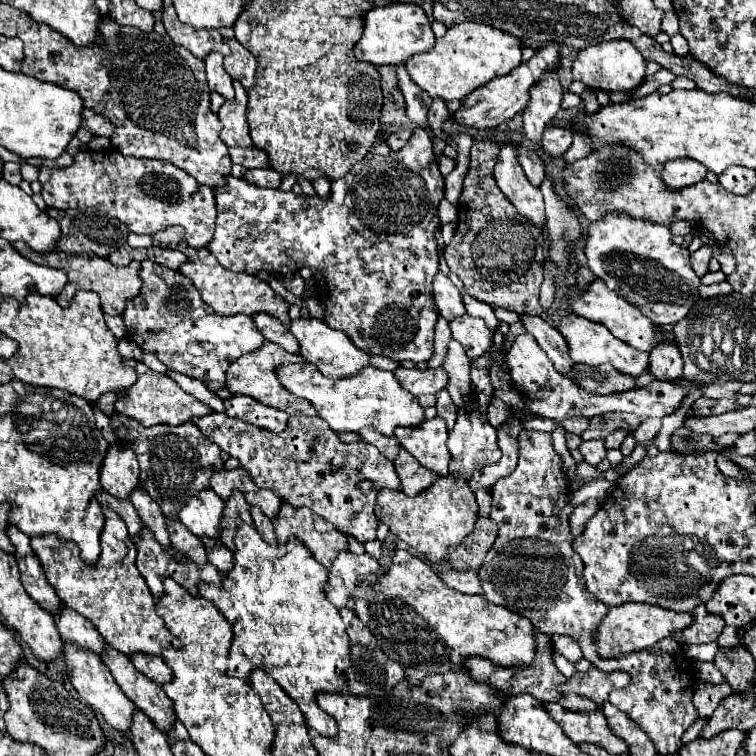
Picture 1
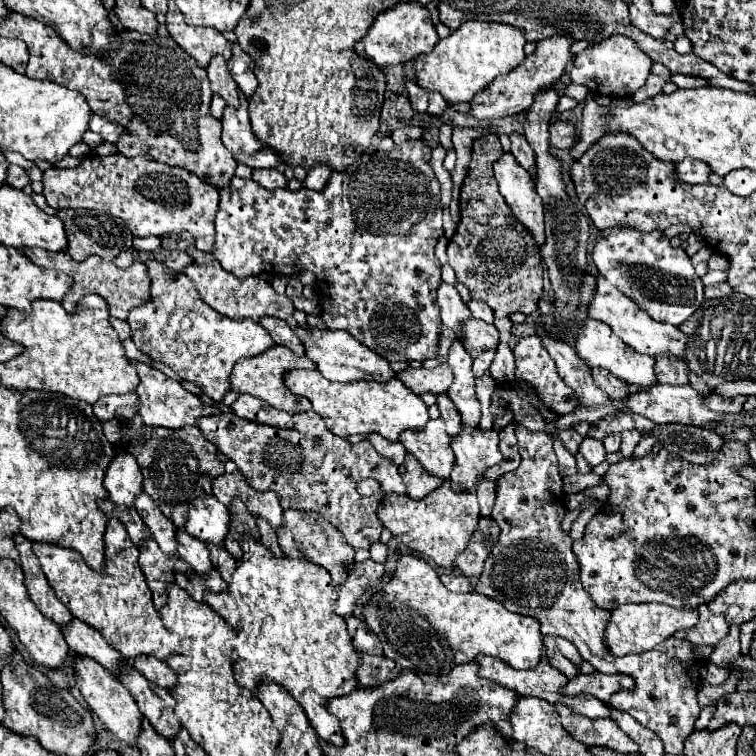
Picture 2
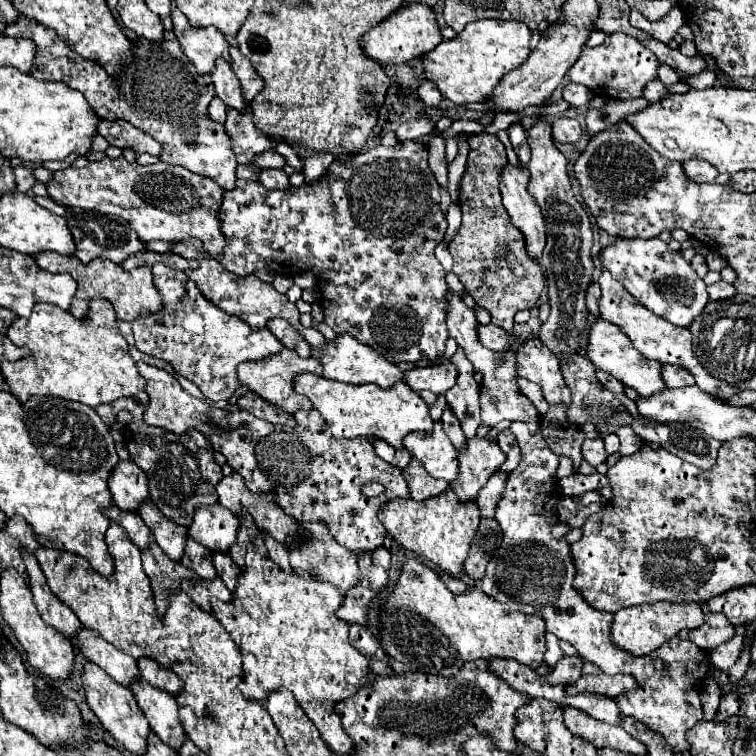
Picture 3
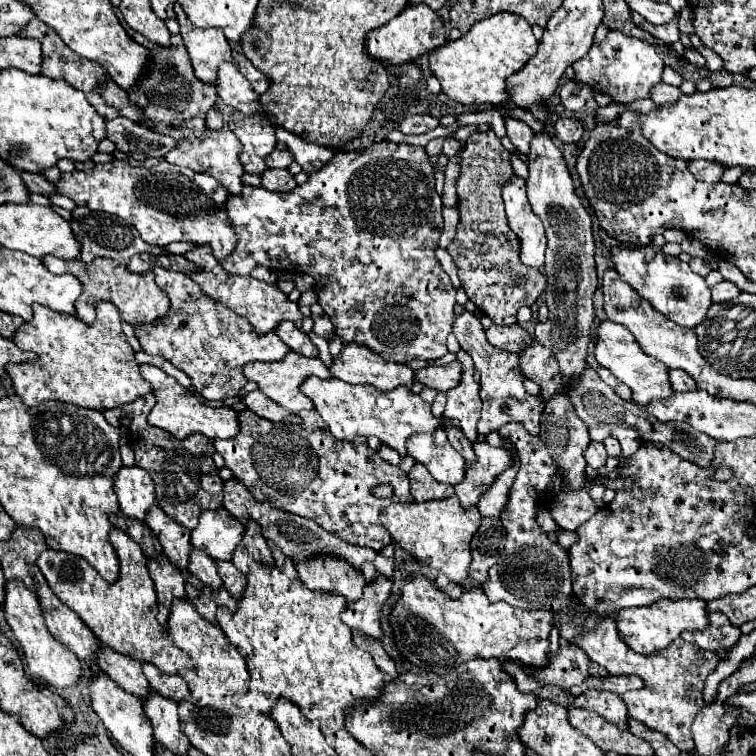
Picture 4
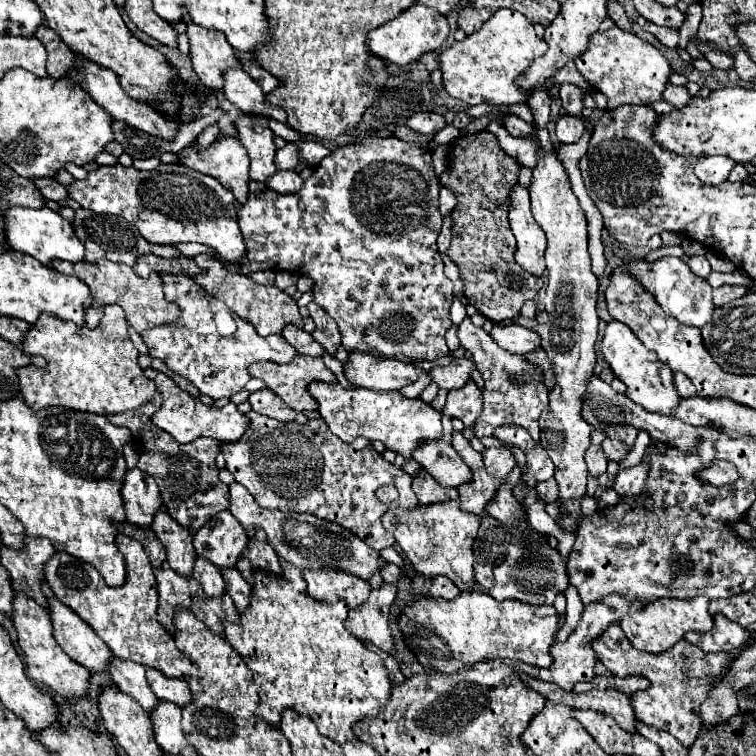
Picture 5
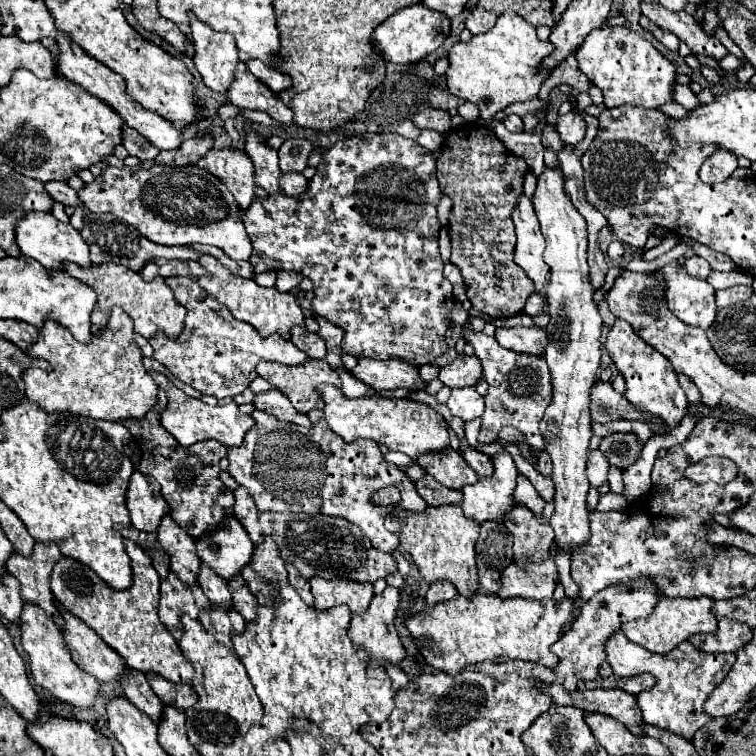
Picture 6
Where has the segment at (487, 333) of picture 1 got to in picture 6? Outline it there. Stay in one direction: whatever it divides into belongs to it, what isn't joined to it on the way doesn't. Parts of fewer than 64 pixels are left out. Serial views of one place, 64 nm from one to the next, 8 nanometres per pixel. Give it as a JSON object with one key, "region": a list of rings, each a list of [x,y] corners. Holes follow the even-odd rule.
{"region":[[[516,326],[516,328],[498,328],[496,340],[500,346],[514,350],[514,352],[526,352],[526,354],[544,354],[548,334],[544,328],[532,326]]]}

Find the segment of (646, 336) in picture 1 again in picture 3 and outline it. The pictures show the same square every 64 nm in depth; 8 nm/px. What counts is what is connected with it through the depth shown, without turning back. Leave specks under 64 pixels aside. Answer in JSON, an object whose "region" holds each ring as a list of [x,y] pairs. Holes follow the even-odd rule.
{"region":[[[602,272],[600,276],[600,288],[602,288],[602,298],[600,298],[600,316],[612,324],[616,324],[622,332],[628,334],[628,338],[632,340],[634,348],[638,352],[642,352],[646,358],[658,360],[662,364],[672,364],[672,366],[684,366],[686,370],[690,370],[690,374],[696,378],[696,386],[712,396],[718,398],[732,398],[736,394],[740,394],[742,390],[738,390],[738,384],[730,384],[726,380],[714,378],[706,372],[706,368],[702,366],[702,362],[694,356],[692,350],[692,334],[688,328],[680,328],[674,326],[670,322],[666,322],[664,318],[658,318],[656,314],[652,314],[650,310],[646,310],[640,302],[634,300],[634,296],[620,286],[620,282],[616,278],[610,276],[610,272]]]}

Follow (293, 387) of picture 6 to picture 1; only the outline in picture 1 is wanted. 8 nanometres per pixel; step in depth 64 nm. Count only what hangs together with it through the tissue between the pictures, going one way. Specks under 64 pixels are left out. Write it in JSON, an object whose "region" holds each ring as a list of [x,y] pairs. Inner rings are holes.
{"region":[[[264,342],[264,346],[258,348],[256,352],[244,354],[242,358],[238,358],[236,362],[230,364],[230,368],[226,370],[226,386],[228,386],[228,390],[232,394],[252,396],[258,402],[264,402],[266,406],[272,406],[272,408],[288,412],[290,416],[314,416],[316,410],[314,410],[314,406],[310,402],[306,402],[302,398],[296,398],[294,394],[286,392],[284,386],[278,382],[276,368],[286,364],[286,362],[306,362],[306,360],[302,356],[294,356],[294,354],[282,350],[282,346],[278,346],[274,342]]]}

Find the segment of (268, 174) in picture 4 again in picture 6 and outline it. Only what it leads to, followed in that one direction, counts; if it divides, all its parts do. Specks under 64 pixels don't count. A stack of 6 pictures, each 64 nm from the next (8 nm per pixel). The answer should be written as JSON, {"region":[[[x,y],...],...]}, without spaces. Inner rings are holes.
{"region":[[[288,172],[288,174],[282,174],[282,178],[280,178],[280,186],[282,186],[282,192],[286,196],[304,194],[308,184],[310,184],[310,180],[304,174],[298,174],[298,172]]]}

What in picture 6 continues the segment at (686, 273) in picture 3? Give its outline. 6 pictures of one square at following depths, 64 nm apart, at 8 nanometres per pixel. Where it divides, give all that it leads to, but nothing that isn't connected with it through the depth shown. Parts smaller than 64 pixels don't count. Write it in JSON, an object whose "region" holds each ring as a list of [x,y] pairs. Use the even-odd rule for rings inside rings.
{"region":[[[676,262],[662,268],[666,280],[668,308],[688,326],[698,326],[708,330],[714,324],[718,306],[716,292],[706,280],[696,280],[686,274]]]}

